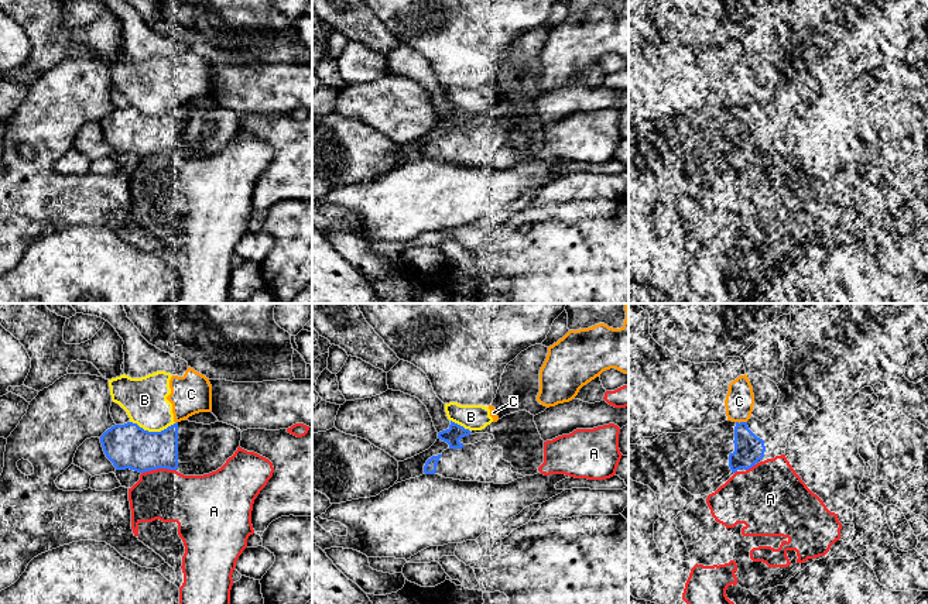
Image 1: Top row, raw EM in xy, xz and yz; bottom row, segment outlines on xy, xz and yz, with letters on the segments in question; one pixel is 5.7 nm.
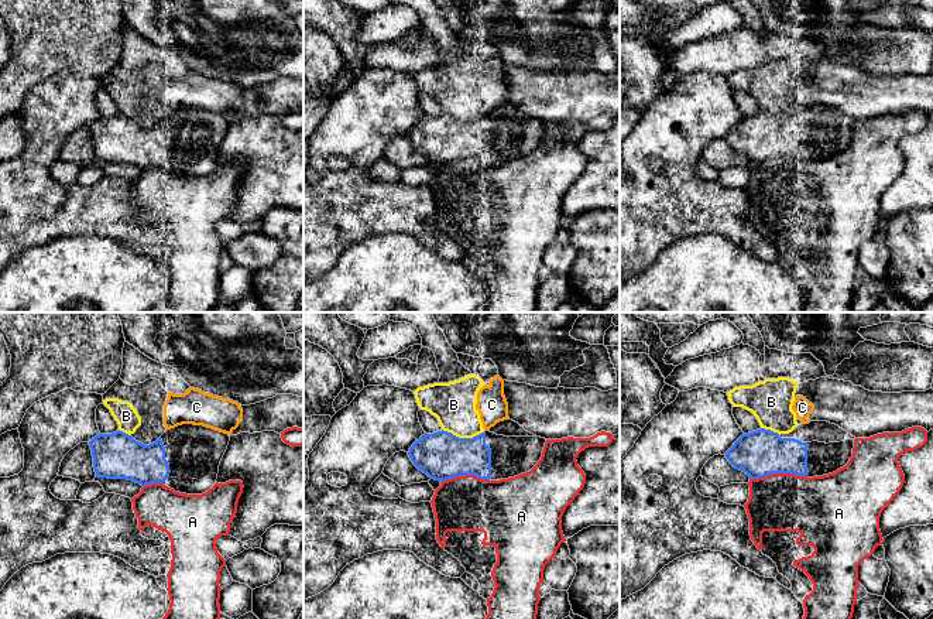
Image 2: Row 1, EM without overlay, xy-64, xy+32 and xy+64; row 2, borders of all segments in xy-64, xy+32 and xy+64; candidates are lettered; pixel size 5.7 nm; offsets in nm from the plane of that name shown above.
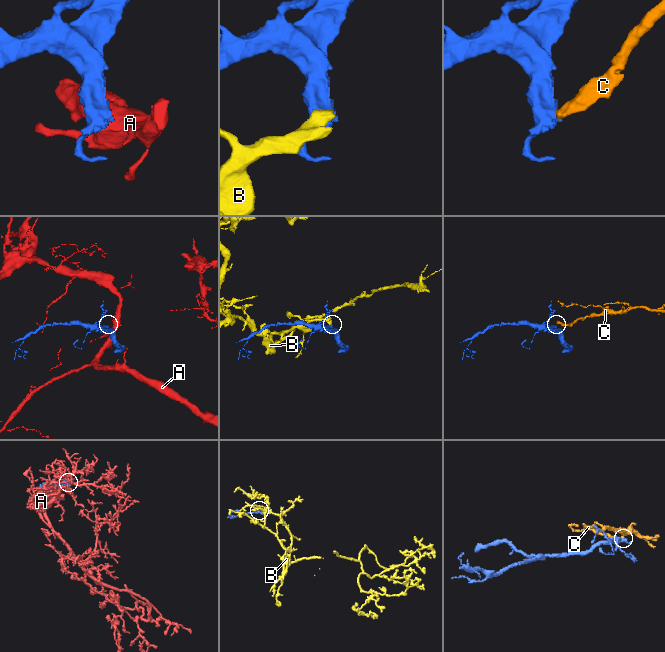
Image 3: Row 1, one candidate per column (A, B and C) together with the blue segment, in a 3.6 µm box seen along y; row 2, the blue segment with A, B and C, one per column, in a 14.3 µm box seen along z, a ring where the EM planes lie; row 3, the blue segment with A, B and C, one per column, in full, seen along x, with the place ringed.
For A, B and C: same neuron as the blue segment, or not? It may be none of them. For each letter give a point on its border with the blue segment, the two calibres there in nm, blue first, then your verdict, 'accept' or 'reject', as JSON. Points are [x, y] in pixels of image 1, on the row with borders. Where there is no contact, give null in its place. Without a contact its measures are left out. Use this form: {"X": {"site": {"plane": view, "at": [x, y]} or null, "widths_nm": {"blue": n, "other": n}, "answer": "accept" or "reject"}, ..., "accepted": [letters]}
{"A": {"site": {"plane": "xy", "at": [158, 467]}, "widths_nm": {"blue": 260, "other": 300}, "answer": "reject"}, "B": {"site": {"plane": "xy", "at": [153, 432]}, "widths_nm": {"blue": 260, "other": 260}, "answer": "reject"}, "C": {"site": {"plane": "yz", "at": [742, 422]}, "widths_nm": {"blue": 170, "other": 160}, "answer": "reject"}, "accepted": []}

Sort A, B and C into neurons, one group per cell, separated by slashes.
A / B C

